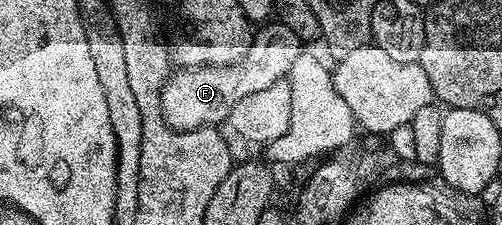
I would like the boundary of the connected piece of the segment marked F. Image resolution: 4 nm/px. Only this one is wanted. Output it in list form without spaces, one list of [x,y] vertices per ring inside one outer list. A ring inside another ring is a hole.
[[[277,20],[267,21],[257,27],[242,61],[231,66],[192,66],[171,73],[160,90],[162,115],[174,130],[217,127],[229,119],[232,108],[236,108],[244,96],[264,92],[264,88],[283,81],[296,58],[303,53],[304,43],[296,36],[296,32],[292,32],[292,28]]]

